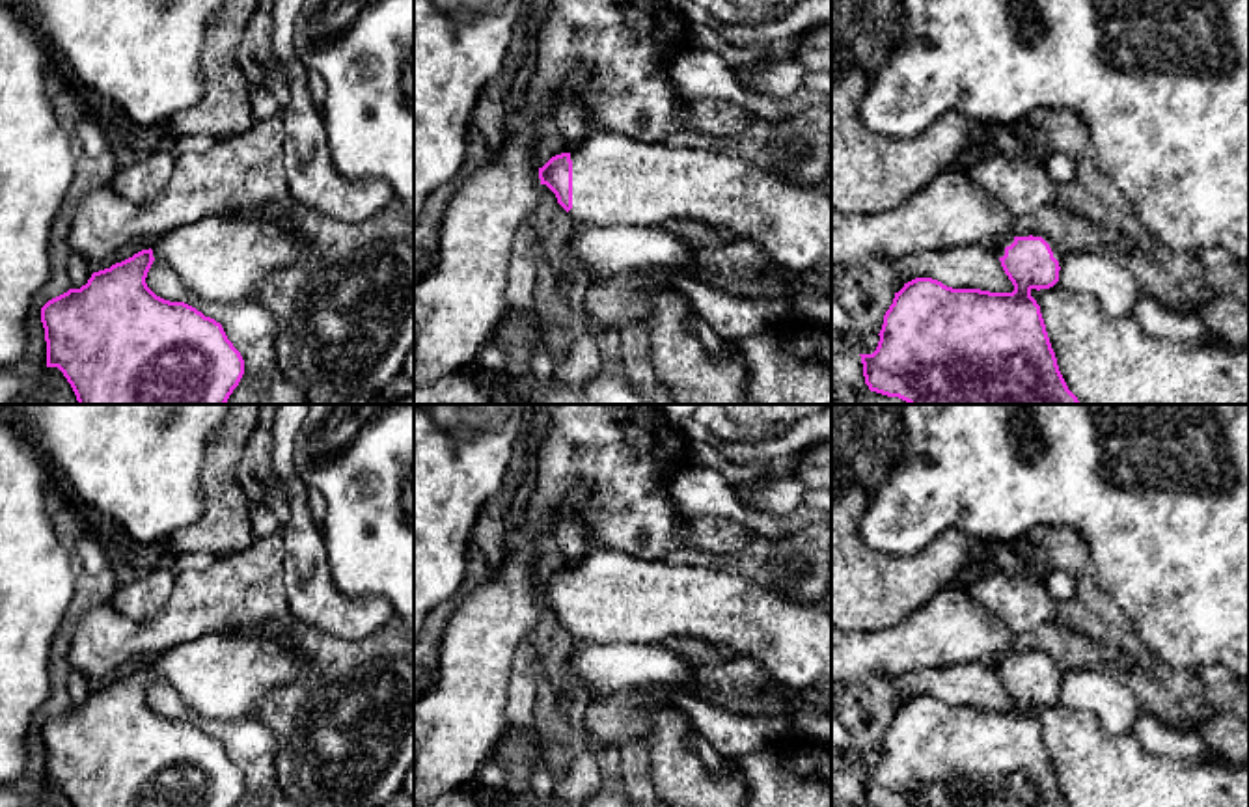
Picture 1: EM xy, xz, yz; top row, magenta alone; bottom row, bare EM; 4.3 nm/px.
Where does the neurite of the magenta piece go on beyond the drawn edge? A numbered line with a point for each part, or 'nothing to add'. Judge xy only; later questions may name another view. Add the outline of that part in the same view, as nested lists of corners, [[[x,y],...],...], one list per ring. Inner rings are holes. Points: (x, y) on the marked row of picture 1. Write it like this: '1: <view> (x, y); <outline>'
1: xy (230, 258); [[[265,212],[240,216],[209,214],[151,240],[155,261],[170,267],[185,285],[211,300],[235,302],[257,296],[257,291],[281,268],[304,257],[317,259],[311,240],[295,226]]]

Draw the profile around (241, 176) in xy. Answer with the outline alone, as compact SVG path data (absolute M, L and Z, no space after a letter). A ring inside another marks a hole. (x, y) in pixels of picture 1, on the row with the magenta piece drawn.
M280 119L254 121L239 138L216 144L207 153L183 153L162 194L151 203L132 203L108 185L93 188L78 205L67 235L71 252L99 263L136 239L158 239L209 214L240 216L263 212L267 203L293 209L283 168L283 125Z

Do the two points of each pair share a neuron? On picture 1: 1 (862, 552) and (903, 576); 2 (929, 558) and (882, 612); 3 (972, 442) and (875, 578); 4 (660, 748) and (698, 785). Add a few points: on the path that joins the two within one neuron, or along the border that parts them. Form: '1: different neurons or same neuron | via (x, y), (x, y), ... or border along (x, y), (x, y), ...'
1: same neuron | via (871, 561), (886, 576), (893, 576)
2: same neuron | via (919, 571), (892, 599)
3: different neurons | border along (933, 539), (910, 554), (880, 554)
4: same neuron | via (670, 757), (688, 776)

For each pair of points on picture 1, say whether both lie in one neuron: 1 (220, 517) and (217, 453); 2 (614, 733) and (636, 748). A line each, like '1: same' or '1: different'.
1: same
2: different

